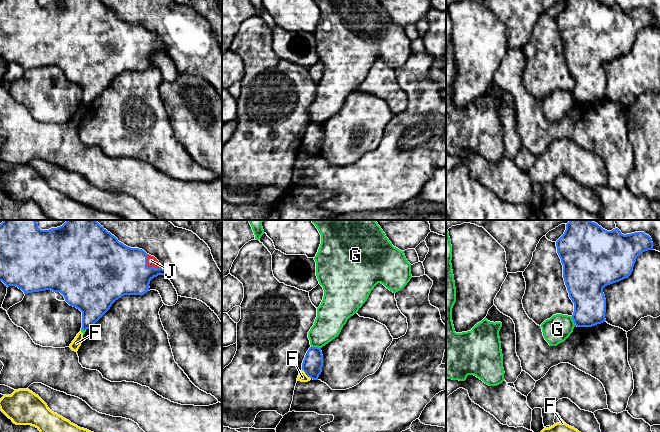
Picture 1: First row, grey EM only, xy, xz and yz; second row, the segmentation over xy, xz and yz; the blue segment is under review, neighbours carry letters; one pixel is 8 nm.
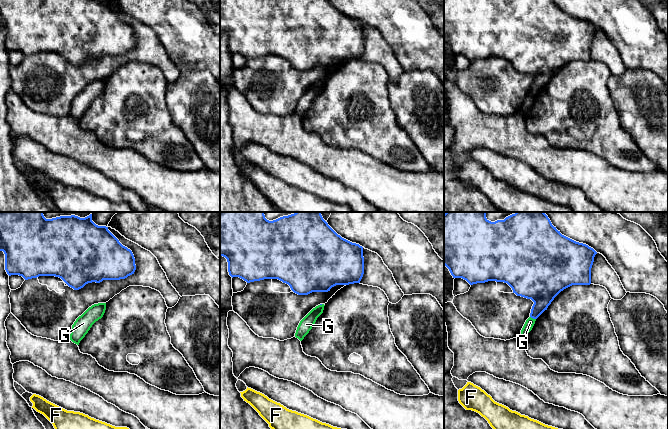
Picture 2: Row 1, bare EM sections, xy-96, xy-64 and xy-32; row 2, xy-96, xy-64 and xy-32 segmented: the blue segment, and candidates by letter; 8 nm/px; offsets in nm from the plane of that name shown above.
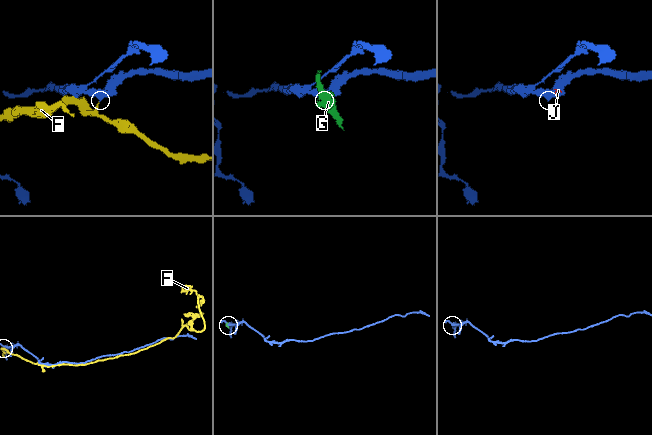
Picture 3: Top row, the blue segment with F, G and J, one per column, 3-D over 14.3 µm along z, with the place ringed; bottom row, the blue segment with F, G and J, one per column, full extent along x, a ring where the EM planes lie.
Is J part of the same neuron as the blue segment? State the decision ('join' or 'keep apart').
join

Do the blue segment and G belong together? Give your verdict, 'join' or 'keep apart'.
keep apart

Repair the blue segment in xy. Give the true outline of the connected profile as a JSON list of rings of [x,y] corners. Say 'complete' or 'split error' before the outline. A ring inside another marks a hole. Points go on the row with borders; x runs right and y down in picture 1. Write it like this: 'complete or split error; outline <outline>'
split error; outline [[[3,220],[0,224],[0,281],[7,287],[16,286],[21,289],[24,294],[51,290],[53,292],[60,292],[65,301],[73,307],[76,307],[82,312],[82,328],[87,330],[92,327],[112,306],[112,304],[124,295],[144,295],[149,291],[150,281],[158,275],[165,275],[166,270],[162,267],[159,261],[144,250],[139,248],[131,248],[108,232],[96,220],[67,220],[62,226],[51,228],[49,230],[41,230],[38,227],[37,220]]]

